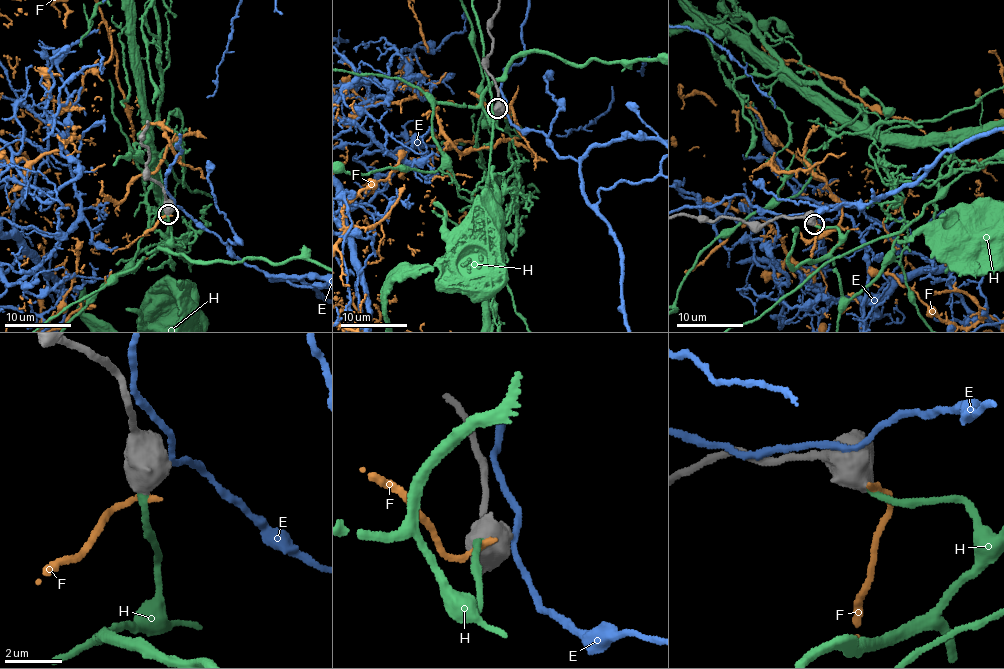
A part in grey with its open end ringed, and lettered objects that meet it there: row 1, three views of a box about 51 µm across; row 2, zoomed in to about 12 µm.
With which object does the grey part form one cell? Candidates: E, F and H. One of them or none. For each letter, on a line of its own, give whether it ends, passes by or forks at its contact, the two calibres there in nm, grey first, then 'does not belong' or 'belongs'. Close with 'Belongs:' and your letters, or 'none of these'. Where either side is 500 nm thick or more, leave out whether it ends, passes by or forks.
E: 750/200 nm | does not belong
F: 700/280 nm | does not belong
H: 650/240 nm | belongs
Belongs: H

